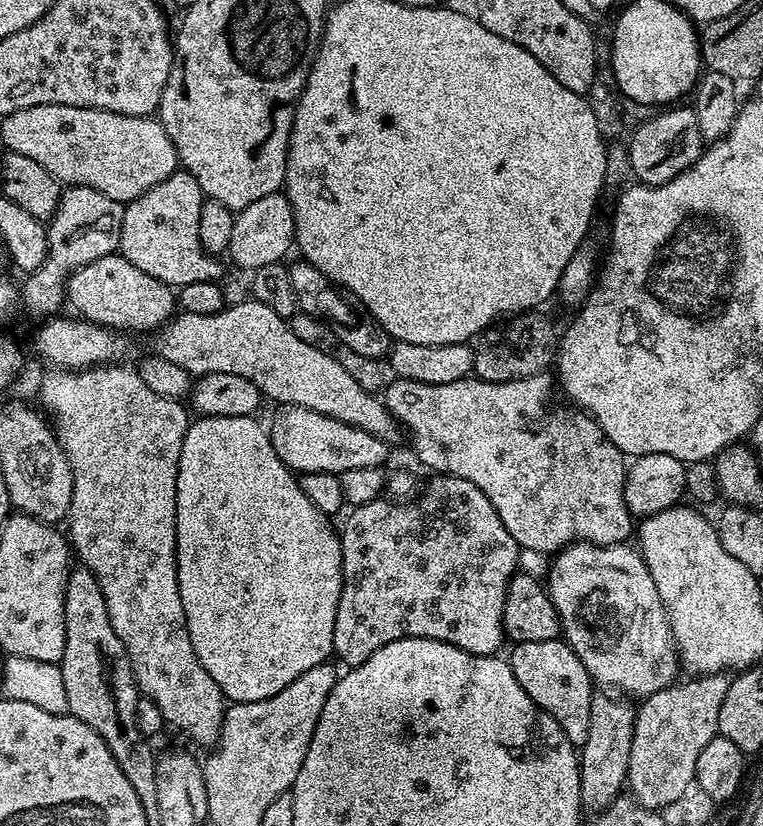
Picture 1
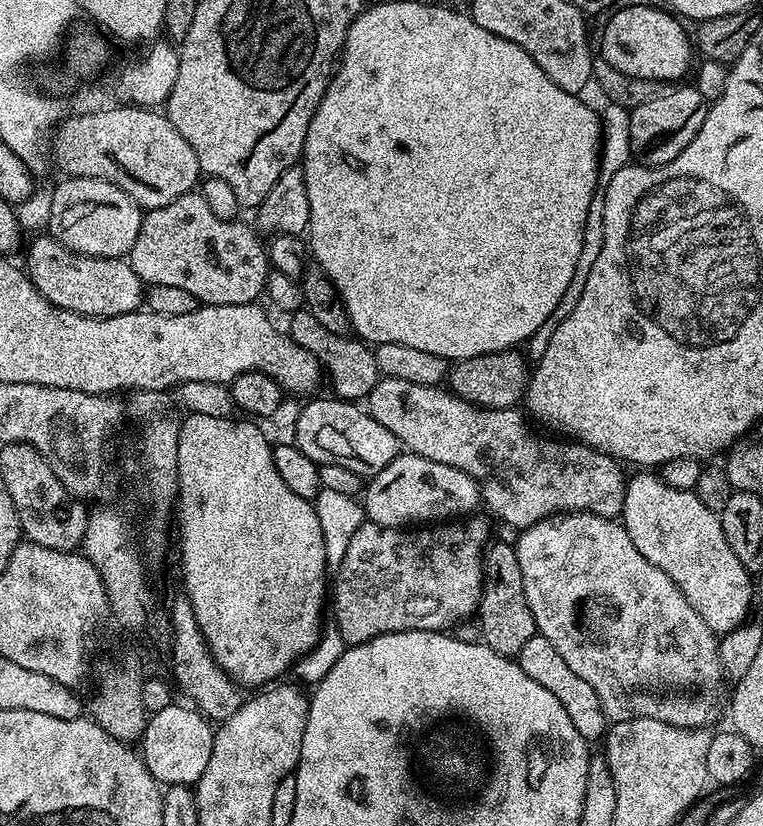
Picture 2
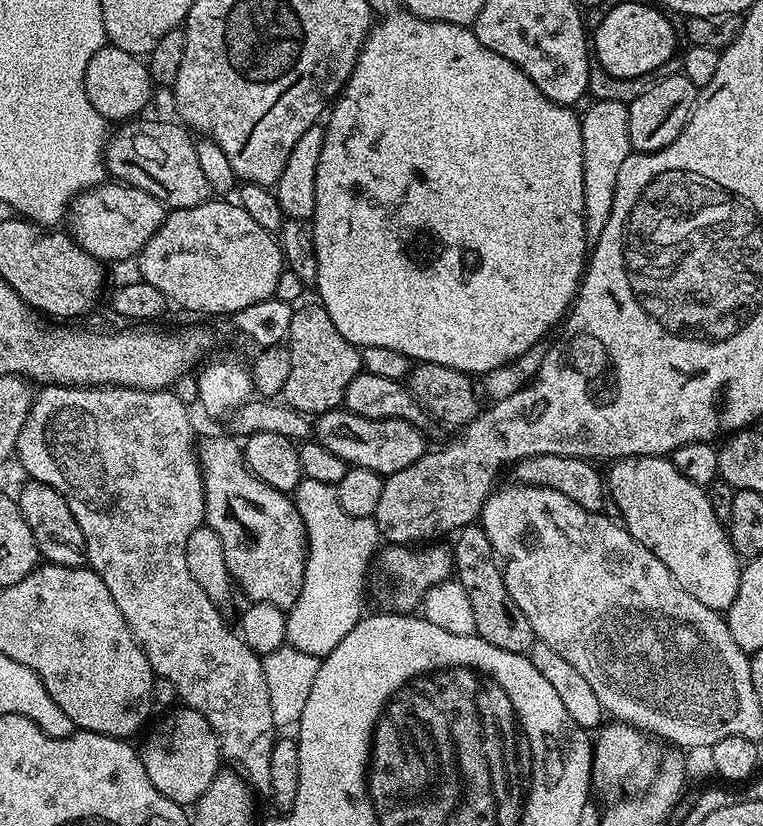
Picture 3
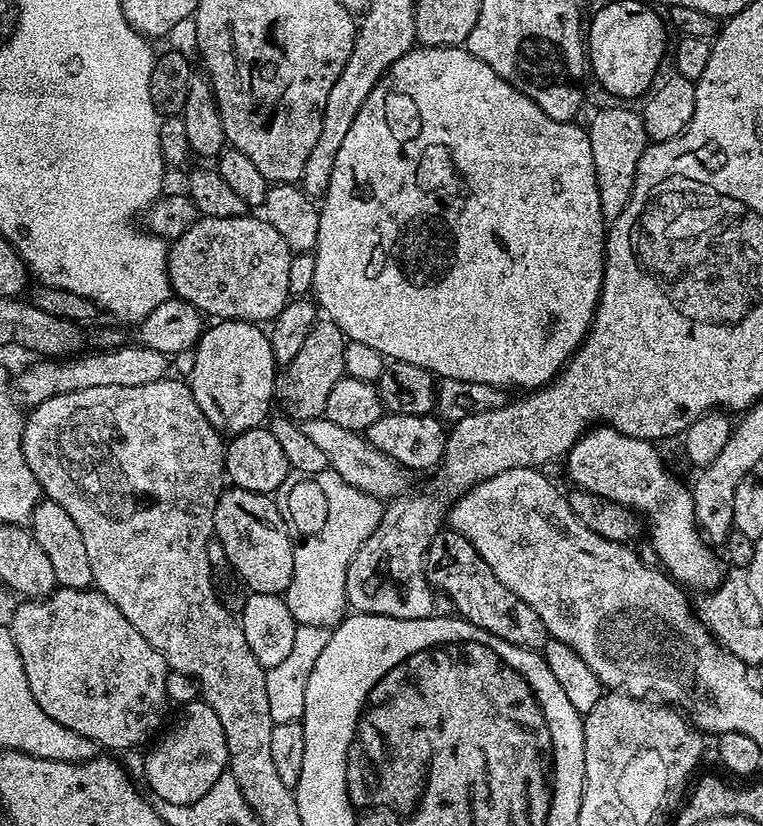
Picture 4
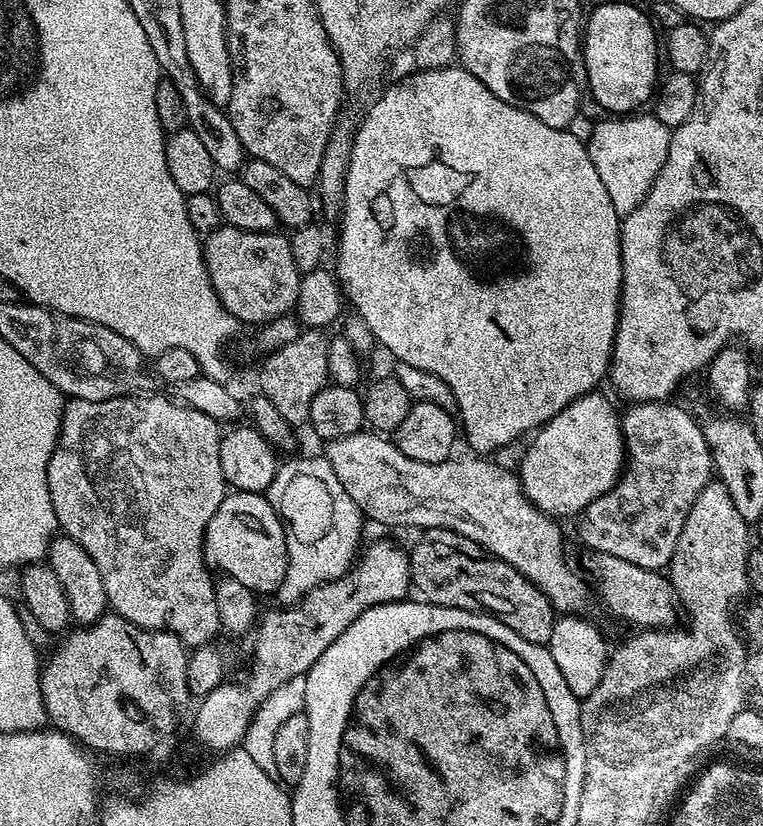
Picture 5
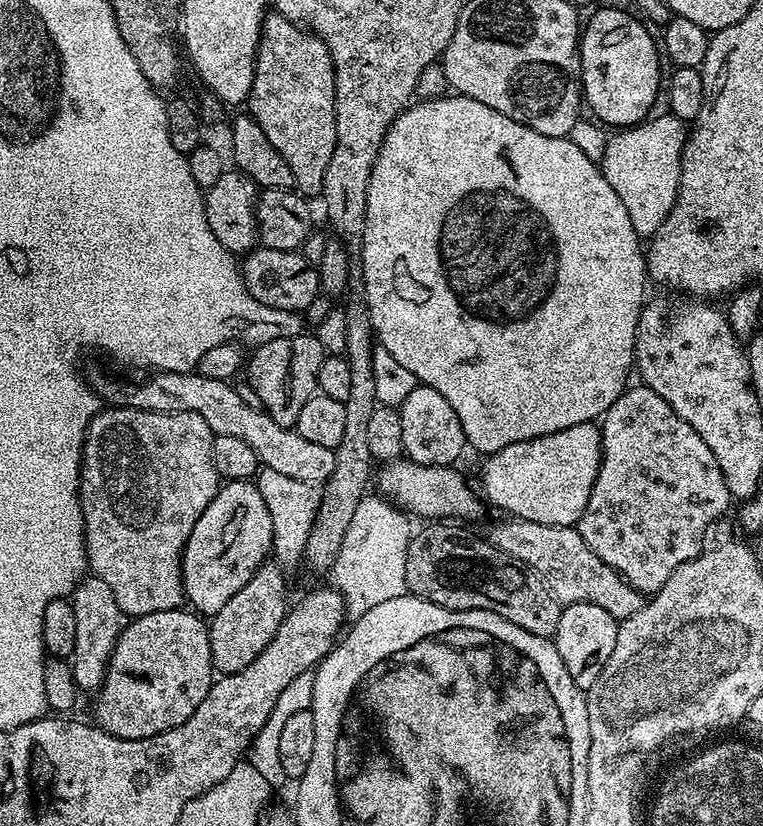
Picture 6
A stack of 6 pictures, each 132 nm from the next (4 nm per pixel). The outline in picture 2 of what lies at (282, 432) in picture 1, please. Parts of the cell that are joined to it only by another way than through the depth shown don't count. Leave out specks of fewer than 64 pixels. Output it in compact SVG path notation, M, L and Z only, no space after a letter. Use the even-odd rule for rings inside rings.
M320 398L309 399L305 403L309 404L297 414L296 437L294 437L296 448L302 450L302 454L306 454L306 458L310 458L315 464L346 466L346 470L354 470L361 478L371 478L378 475L386 466L390 466L390 462L394 462L394 458L400 455L402 451L400 440L394 438L394 434L390 434L390 430L386 430L382 422L374 422L374 418L359 403L339 398L316 399Z

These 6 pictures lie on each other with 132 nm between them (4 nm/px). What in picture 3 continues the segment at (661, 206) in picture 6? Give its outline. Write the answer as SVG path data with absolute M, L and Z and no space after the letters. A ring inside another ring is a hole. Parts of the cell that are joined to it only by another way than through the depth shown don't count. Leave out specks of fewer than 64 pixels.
M604 98L581 117L583 138L584 236L594 246L605 229L613 209L619 169L632 151L629 146L629 110L625 101Z

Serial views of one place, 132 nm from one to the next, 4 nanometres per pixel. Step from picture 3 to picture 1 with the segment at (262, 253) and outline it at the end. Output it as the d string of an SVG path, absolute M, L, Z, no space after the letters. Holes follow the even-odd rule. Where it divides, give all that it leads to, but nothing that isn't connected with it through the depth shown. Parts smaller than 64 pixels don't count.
M177 170L170 174L158 186L146 190L138 198L127 201L124 204L124 217L122 218L122 230L120 231L119 255L125 256L138 270L150 274L150 278L158 278L163 284L183 286L190 282L216 282L221 278L224 268L217 257L209 256L200 241L200 211L206 197L204 191L198 186L198 182L190 173Z

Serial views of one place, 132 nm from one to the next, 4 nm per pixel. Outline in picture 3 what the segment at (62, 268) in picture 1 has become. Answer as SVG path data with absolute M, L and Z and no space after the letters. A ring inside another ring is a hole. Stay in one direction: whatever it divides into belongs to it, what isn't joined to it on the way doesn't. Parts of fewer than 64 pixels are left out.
M119 182L97 184L81 192L70 205L71 235L81 248L101 262L128 260L139 257L140 252L154 238L158 226L162 226L166 205L146 190L132 188Z

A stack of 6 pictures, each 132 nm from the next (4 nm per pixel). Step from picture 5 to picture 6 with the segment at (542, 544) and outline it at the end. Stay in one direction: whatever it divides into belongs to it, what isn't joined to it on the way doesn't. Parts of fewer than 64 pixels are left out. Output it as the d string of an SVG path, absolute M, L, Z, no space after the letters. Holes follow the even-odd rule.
M407 458L387 461L379 469L379 491L397 508L413 517L425 516L425 521L440 522L443 516L457 516L460 520L476 520L483 514L485 505L478 495L477 489L467 484L455 471L455 467L435 468L422 466ZM476 491L476 492L475 492ZM477 494L477 497L476 497ZM480 502L482 505L480 505ZM484 507L484 508L483 508ZM416 515L416 516L415 516Z

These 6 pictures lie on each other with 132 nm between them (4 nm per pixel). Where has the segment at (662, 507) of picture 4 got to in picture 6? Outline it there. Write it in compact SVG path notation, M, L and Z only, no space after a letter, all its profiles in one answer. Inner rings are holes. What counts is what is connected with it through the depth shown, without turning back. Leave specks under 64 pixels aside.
M595 423L570 426L533 440L514 442L500 452L491 453L485 459L488 461L479 487L489 505L505 508L508 511L505 513L513 517L550 526L576 526L592 493L601 455L600 429Z

